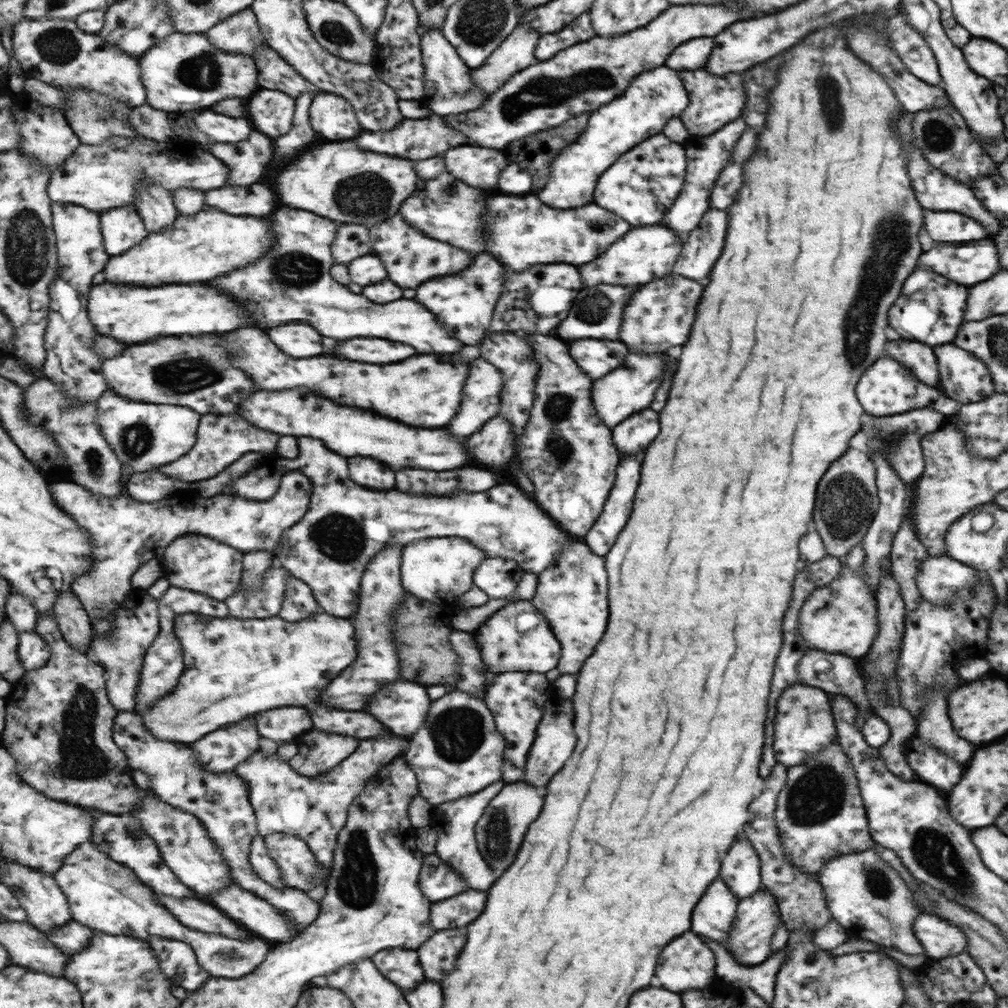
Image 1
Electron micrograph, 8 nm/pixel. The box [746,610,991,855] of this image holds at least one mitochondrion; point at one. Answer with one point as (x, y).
(818, 794)

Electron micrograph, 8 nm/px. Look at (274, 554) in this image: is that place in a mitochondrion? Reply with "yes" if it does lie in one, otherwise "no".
no

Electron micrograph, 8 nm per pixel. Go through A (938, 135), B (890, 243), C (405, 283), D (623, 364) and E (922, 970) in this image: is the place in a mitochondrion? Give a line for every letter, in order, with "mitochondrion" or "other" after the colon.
A: mitochondrion
B: mitochondrion
C: other
D: other
E: other

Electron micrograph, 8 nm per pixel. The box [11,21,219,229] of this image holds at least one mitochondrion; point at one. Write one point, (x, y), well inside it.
(57, 47)

